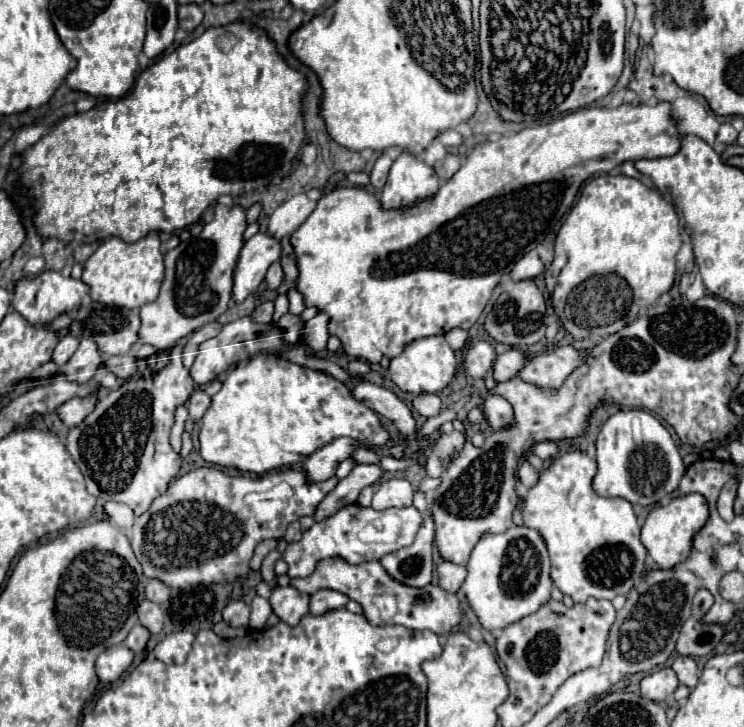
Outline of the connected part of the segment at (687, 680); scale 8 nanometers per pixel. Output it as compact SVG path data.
M678 655L672 663L672 669L676 671L680 683L684 683L688 687L694 687L698 683L698 667L696 667L696 661L692 657Z

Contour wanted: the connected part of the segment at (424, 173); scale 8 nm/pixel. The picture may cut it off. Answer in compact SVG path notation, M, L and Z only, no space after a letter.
M404 151L390 167L388 181L380 195L384 209L404 207L422 197L434 195L440 187L438 175L420 157Z

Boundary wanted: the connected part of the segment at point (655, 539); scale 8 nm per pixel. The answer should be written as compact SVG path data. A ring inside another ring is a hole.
M698 493L680 495L680 497L672 499L668 505L654 507L648 513L646 523L642 527L642 543L648 549L648 553L652 555L652 559L662 569L670 569L670 567L682 563L690 555L694 535L698 535L698 531L706 525L708 517L710 517L710 509L708 509L704 495L698 495Z

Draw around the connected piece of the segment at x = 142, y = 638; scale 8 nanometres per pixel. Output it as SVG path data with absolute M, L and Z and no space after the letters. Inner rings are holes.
M140 623L128 633L124 645L130 647L134 653L142 653L146 649L146 643L150 639L150 631L146 631L146 627L142 627Z

